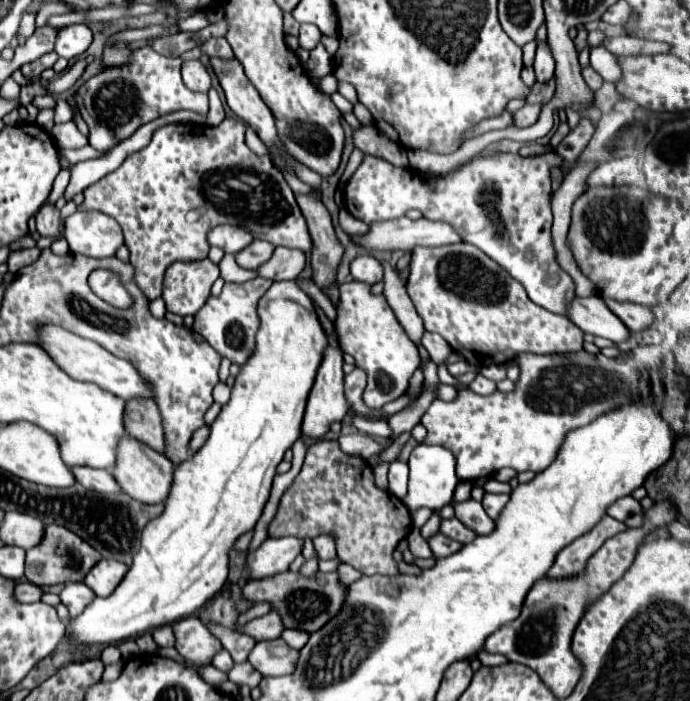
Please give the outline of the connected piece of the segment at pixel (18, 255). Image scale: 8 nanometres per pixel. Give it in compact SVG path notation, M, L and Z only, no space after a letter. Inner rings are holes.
M21 248L21 250L15 250L9 254L7 266L9 266L11 274L17 274L19 268L23 268L35 260L37 260L37 254L33 254L33 248Z

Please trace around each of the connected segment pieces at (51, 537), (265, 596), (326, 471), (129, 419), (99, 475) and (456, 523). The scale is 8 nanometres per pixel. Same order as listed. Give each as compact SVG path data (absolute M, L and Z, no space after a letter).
M45 526L45 534L41 542L27 550L27 562L25 562L25 576L35 586L51 586L51 584L65 584L65 582L77 582L83 580L85 574L101 560L101 554L93 550L85 540L81 540L77 534L63 526Z
M283 572L261 580L249 580L241 588L241 600L247 600L249 604L269 602L271 610L281 616L285 628L299 628L307 634L313 634L341 612L341 606L345 604L345 590L347 586L341 582L337 572L317 572L315 576L303 576L301 572Z
M319 440L307 448L301 472L283 494L269 526L269 536L315 538L333 532L337 536L337 556L345 564L351 564L367 576L397 576L401 572L397 570L393 552L409 530L409 510L395 496L373 484L373 470L367 460L343 454L337 440Z
M131 400L125 408L125 428L127 432L151 446L153 450L165 454L165 432L163 432L163 418L153 400Z
M75 466L71 470L73 470L77 482L81 486L85 486L87 490L101 492L101 494L121 494L121 486L113 478L113 474L107 470L95 470L89 466Z
M449 518L449 520L443 520L441 522L441 528L439 528L445 536L461 542L461 544L467 544L467 542L473 542L477 538L477 532L473 532L471 528L463 526L461 520L457 518Z

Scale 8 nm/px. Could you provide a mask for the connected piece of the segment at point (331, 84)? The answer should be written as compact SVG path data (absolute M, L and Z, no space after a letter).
M327 74L323 78L317 78L317 86L325 92L325 94L333 94L337 90L337 80L333 74Z

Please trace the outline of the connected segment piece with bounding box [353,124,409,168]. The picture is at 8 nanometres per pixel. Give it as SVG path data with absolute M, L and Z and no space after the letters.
M371 124L359 126L359 128L353 130L353 144L355 144L355 148L359 148L365 154L383 158L383 160L387 160L387 162L391 162L393 166L399 166L399 168L409 168L407 150L403 150L403 146L385 138Z

